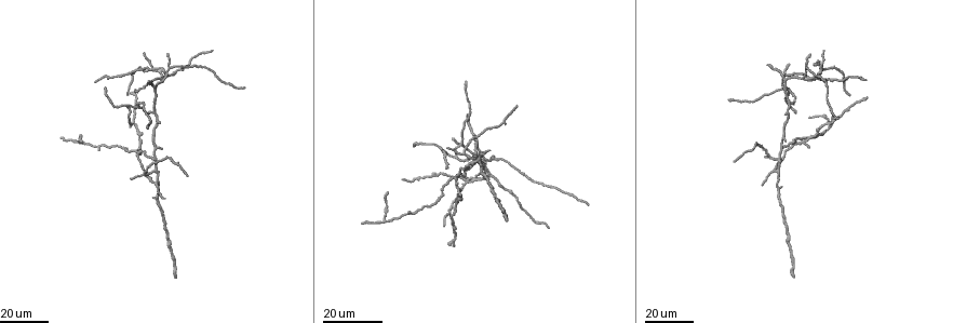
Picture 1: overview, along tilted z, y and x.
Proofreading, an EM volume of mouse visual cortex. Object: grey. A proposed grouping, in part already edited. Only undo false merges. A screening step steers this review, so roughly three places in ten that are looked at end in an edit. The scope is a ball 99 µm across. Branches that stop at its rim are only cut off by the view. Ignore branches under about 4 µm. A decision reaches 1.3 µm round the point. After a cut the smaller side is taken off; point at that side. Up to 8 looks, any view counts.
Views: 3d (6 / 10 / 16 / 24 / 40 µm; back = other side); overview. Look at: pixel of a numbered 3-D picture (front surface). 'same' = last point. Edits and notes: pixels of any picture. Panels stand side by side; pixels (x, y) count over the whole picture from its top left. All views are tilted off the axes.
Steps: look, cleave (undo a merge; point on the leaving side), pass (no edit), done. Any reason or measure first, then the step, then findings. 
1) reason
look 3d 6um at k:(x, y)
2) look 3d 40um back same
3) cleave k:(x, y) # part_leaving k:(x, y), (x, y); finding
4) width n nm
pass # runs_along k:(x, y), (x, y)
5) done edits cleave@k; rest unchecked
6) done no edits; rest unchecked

three-way junction
look 3d 24um at 1:(454, 157)

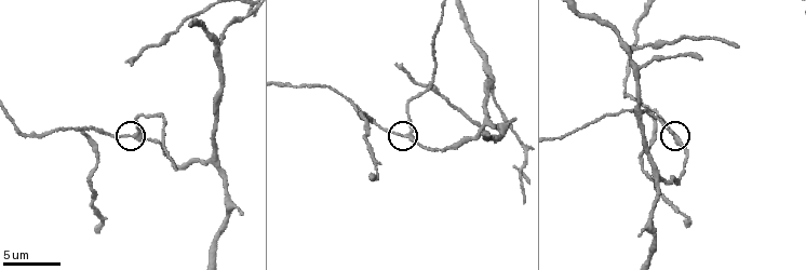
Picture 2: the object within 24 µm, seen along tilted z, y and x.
look 3d 6um at 2:(408, 134)

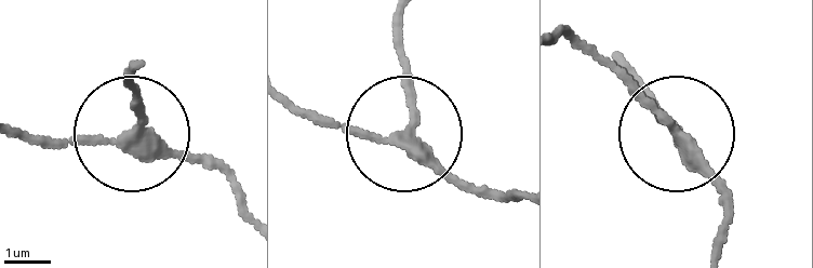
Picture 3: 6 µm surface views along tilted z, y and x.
arms 3
pass # all the same cell

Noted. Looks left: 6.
side arm on a straight run
look 3d 10um at 2:(85, 131)

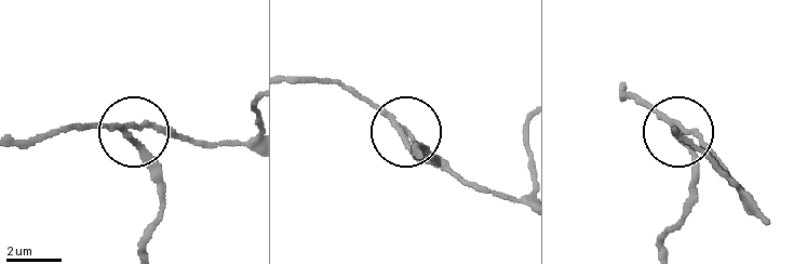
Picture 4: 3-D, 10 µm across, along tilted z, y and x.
width 160 nm
cleave 4:(144, 154) # part_leaving 4:(124, 133), (143, 153), (159, 194), (160, 216), (146, 249); two cells meet here

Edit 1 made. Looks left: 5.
three arms meet
look 3d 24um at 1:(493, 158)

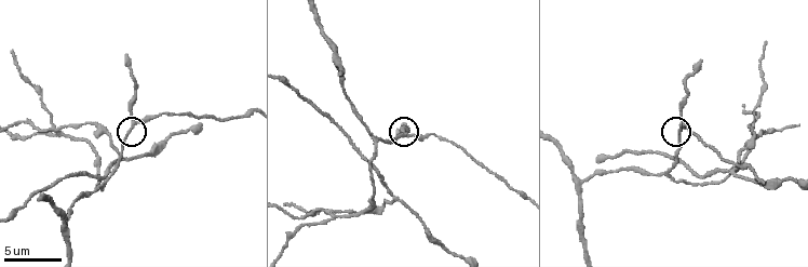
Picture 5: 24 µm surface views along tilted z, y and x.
look 3d 6um at 5:(135, 120)

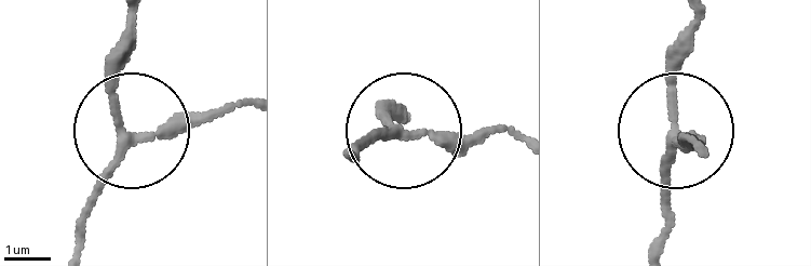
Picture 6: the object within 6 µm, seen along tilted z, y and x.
side_arm 6 um
pass # runs_along 6:(652, 247), (689, 18); continuous, no second cell

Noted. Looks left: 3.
look overview

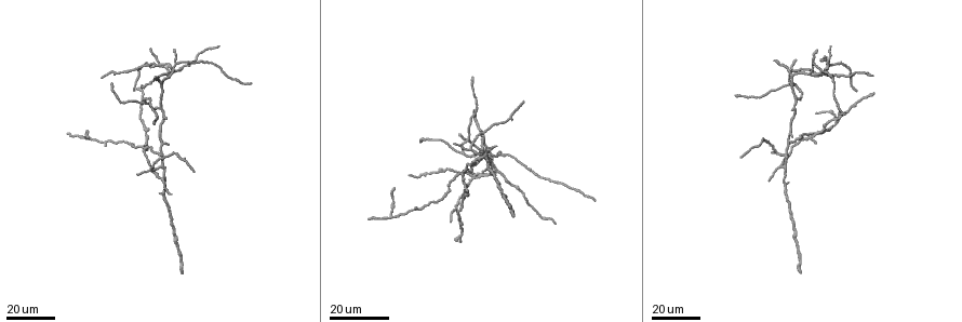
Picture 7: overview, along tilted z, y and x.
four or more arms meet
look 3d 40um at 7:(158, 65)

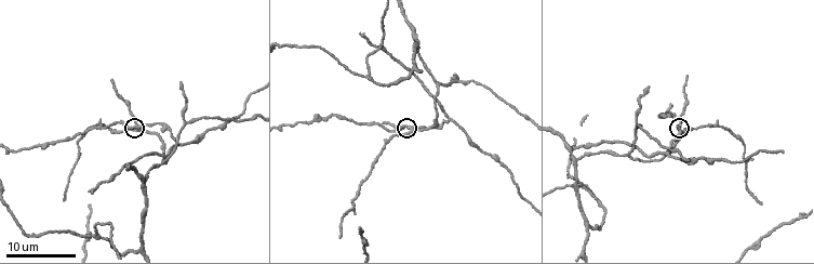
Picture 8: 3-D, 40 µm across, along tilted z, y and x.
look 3d 10um at 8:(138, 126)

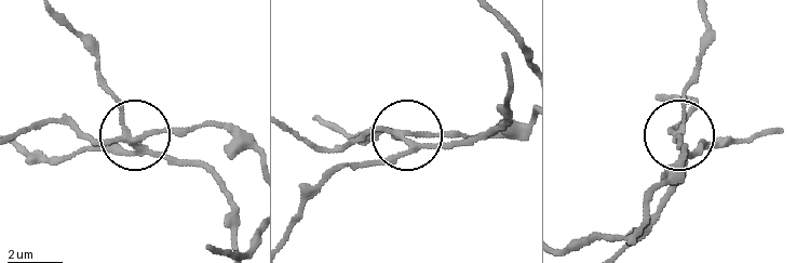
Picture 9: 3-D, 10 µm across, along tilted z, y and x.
cleave 9:(169, 131) # part_leaving 9:(131, 137), (218, 121), (246, 133); a second cell is stuck on

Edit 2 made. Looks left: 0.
done edits cleave@4, cleave@9; rest unchecked

